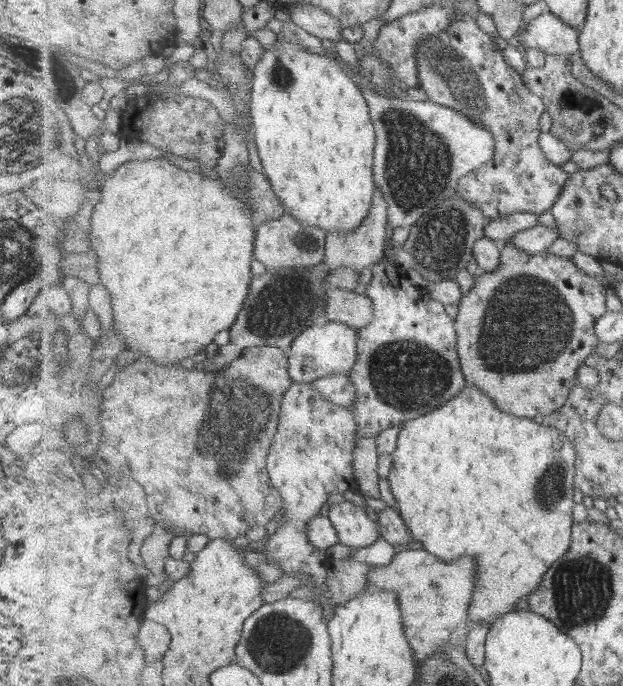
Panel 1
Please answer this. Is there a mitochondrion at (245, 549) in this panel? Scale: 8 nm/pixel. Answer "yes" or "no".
no

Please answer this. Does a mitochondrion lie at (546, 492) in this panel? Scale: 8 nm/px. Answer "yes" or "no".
yes

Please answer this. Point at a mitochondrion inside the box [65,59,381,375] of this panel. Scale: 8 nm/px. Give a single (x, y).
(265, 320)

